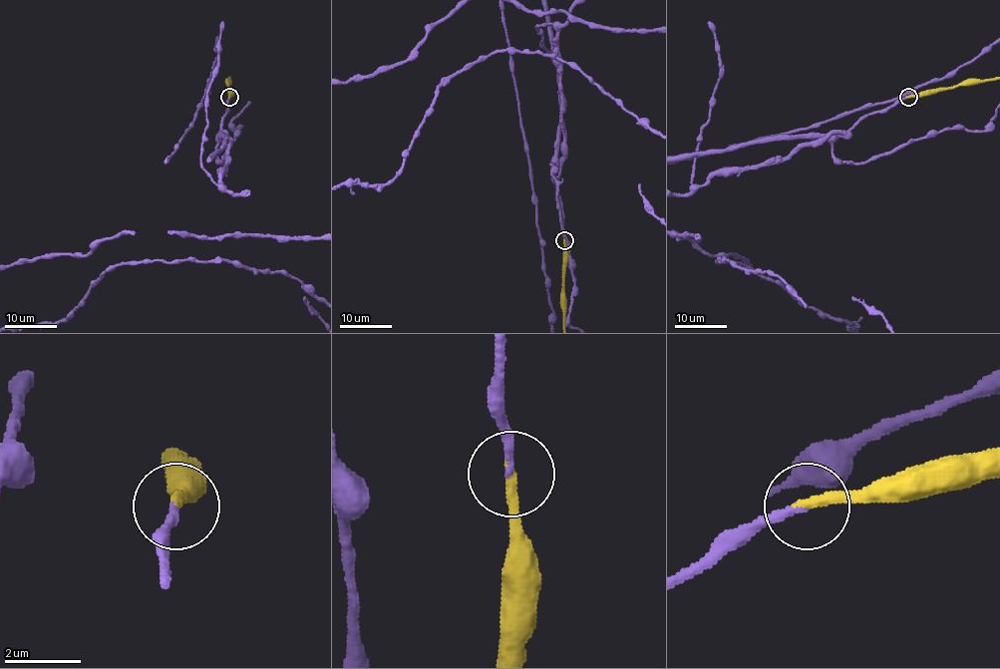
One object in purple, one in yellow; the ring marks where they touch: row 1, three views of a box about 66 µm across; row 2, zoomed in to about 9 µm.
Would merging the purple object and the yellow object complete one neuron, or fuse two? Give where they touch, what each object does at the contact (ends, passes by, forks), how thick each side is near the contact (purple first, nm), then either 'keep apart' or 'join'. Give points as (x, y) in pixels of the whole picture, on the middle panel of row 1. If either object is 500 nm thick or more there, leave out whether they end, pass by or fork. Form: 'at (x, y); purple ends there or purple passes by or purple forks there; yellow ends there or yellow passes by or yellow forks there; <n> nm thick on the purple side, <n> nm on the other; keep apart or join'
at (564, 240); purple ends there; yellow ends there; 200 nm thick on the purple side, 280 nm on the other; join

